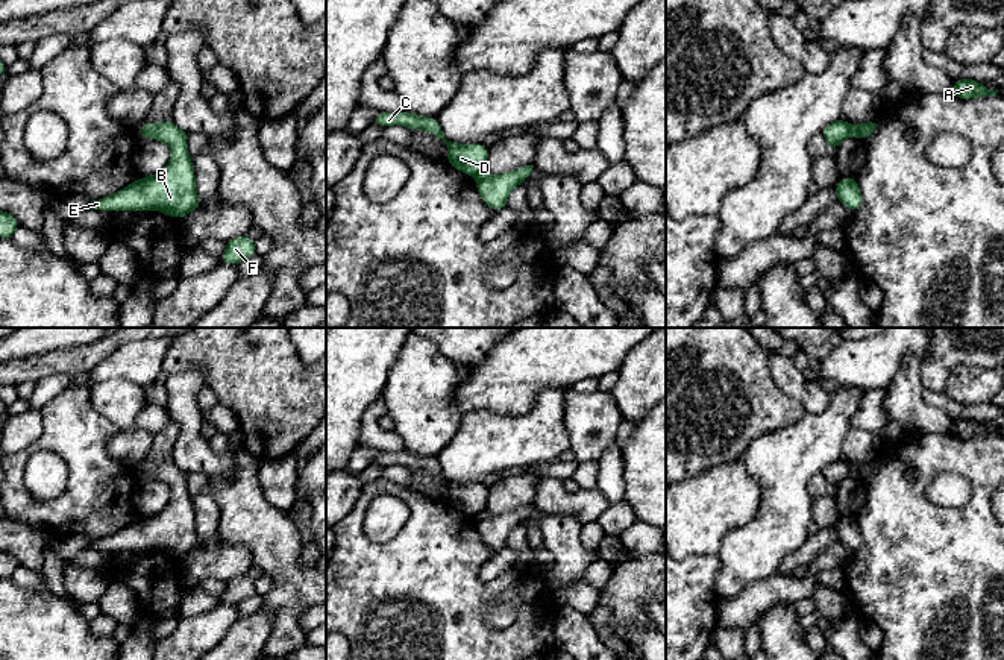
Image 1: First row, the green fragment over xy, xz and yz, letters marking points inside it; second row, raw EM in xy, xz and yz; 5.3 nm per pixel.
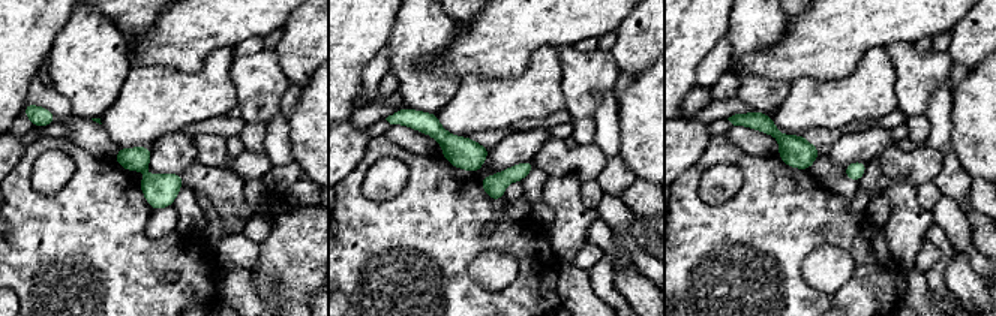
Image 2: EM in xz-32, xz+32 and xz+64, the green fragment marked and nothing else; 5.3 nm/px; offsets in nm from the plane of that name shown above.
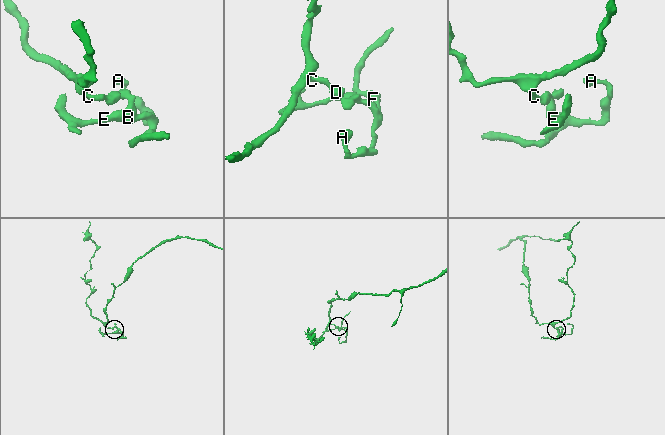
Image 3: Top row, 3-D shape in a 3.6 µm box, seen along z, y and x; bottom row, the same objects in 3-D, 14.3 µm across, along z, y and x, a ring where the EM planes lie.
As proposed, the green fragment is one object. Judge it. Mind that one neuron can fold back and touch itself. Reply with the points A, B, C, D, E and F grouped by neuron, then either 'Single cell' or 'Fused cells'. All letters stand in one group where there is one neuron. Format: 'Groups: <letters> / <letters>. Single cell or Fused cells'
Groups: A B E F / C D. Fused cells

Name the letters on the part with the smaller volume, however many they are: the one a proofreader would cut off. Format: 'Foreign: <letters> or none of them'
Foreign: A, B, E, F

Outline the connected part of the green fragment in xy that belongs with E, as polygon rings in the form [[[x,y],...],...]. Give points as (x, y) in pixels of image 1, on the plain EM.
[[[173,460],[156,464],[144,463],[136,472],[138,476],[158,479],[171,487],[168,505],[161,513],[146,516],[108,537],[93,540],[88,548],[97,551],[158,549],[173,558],[182,558],[200,548],[191,495],[187,487],[188,473]]]

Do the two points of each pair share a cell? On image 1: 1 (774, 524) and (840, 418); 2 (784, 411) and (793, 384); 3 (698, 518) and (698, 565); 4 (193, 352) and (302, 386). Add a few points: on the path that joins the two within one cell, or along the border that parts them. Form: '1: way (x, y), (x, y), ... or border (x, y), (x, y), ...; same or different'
1: way (784, 498), (784, 474), (815, 443); same
2: border (769, 366), (775, 384), (795, 398), (806, 410); different
3: border (716, 554), (693, 554), (681, 560); different
4: way (220, 352), (238, 352), (275, 386); same

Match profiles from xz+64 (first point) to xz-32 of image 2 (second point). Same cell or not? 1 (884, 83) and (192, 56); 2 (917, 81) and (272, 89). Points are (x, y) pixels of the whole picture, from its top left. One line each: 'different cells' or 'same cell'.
1: different cells
2: same cell

